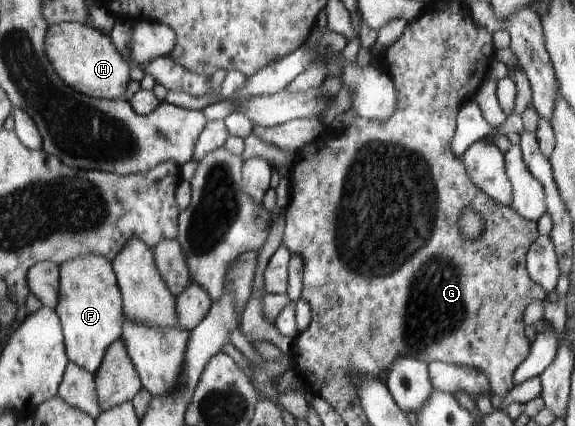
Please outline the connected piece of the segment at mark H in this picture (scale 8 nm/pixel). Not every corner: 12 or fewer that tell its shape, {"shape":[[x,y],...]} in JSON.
{"shape":[[48,25],[44,53],[70,89],[122,99],[130,67],[109,35]]}

